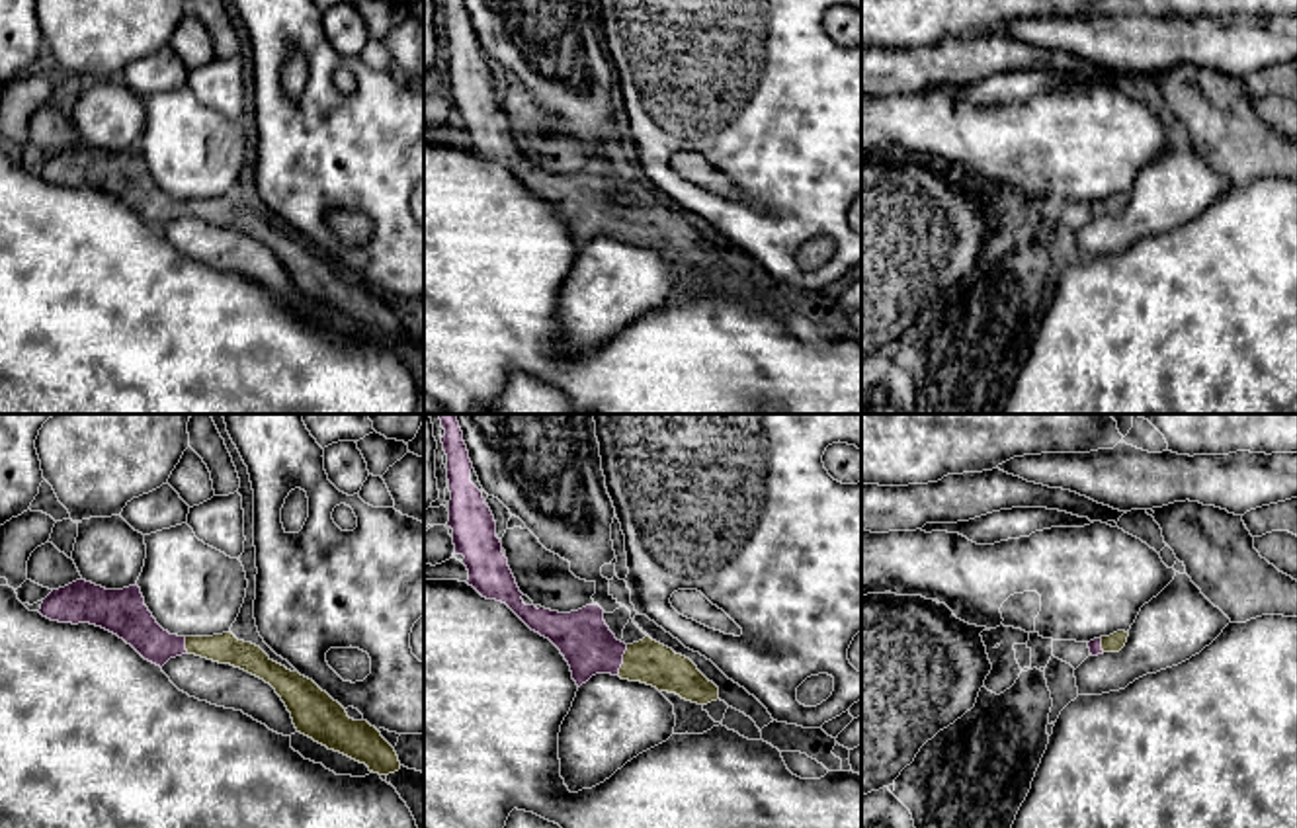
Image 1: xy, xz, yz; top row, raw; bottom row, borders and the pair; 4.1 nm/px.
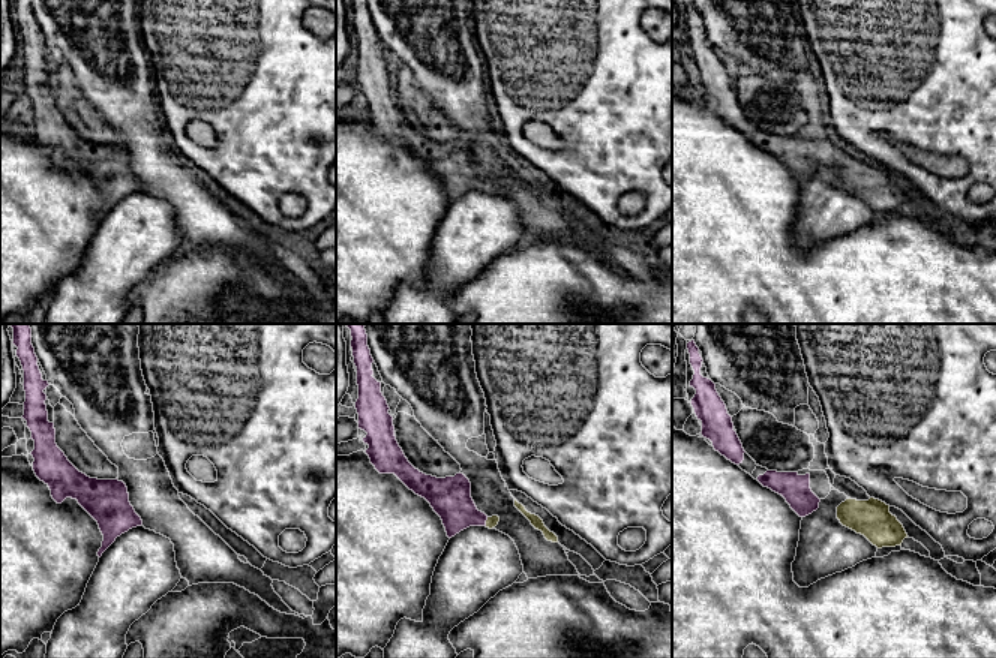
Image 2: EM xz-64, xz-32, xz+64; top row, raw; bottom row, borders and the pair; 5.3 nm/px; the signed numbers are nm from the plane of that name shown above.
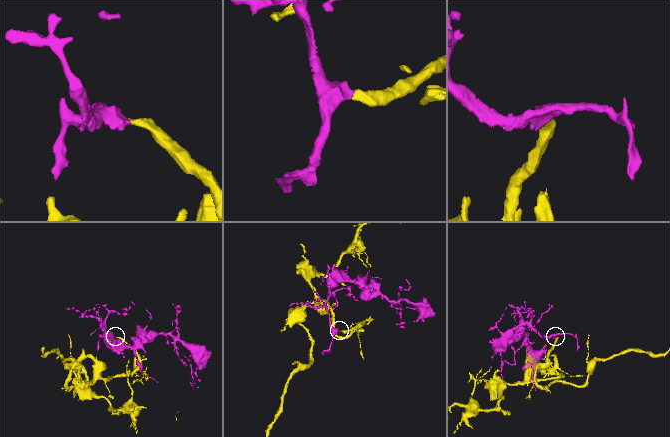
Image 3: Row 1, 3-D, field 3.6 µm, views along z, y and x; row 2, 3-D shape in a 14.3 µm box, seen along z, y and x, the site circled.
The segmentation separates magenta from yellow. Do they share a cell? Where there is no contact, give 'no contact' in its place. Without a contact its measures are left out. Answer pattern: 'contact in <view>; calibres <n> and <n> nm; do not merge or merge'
contact in xz; calibres 220 and 180 nm; merge

